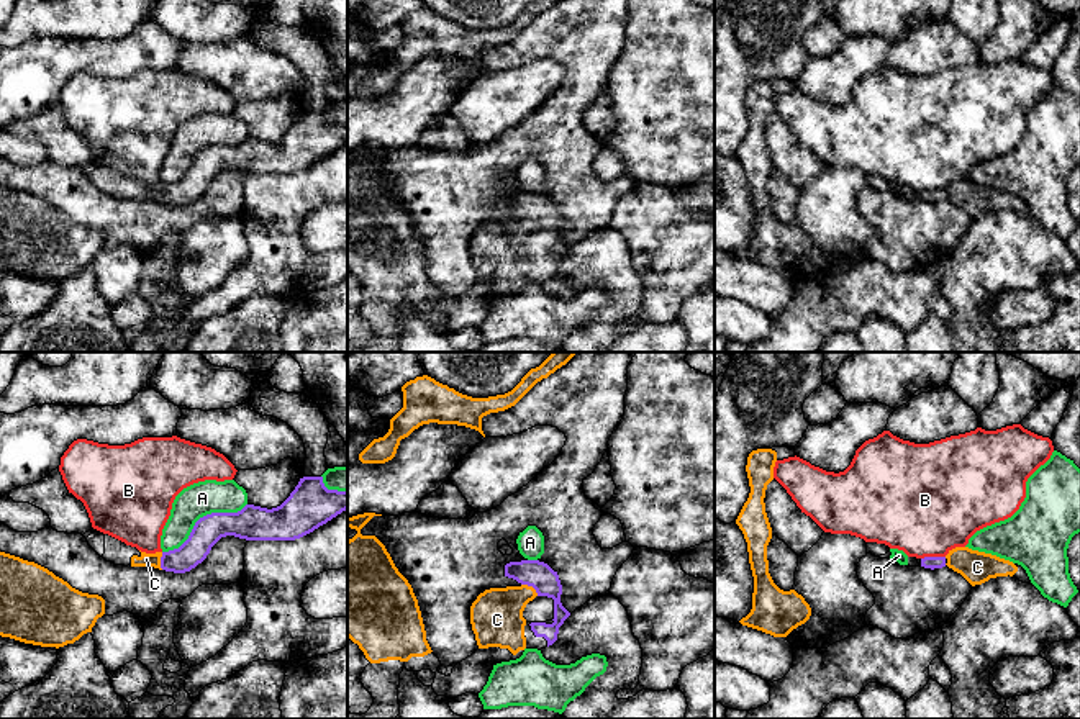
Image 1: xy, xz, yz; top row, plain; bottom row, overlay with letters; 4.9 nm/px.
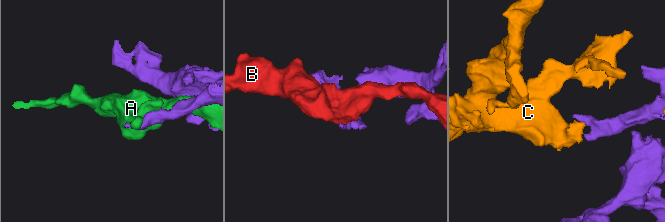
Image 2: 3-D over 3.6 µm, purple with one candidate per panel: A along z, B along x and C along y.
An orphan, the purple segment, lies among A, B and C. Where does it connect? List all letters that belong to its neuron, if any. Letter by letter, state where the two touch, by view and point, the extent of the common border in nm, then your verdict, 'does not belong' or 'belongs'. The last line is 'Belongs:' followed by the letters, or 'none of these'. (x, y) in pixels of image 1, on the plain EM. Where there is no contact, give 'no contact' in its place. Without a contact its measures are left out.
A: xy (200, 151) | 480 nm | does not belong
B: yz (933, 190) | 120 nm | does not belong
C: xz (531, 218) | 110 nm | belongs
Belongs: C

